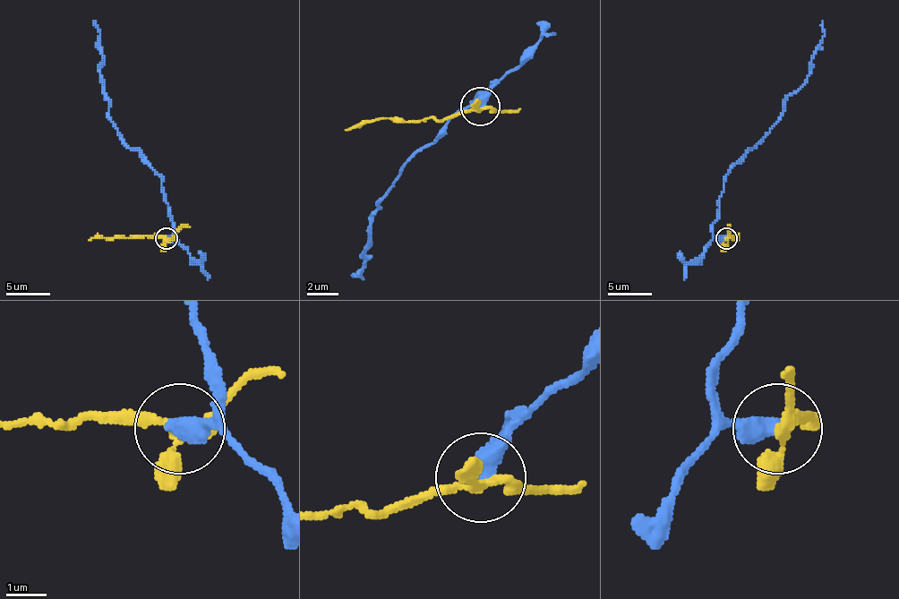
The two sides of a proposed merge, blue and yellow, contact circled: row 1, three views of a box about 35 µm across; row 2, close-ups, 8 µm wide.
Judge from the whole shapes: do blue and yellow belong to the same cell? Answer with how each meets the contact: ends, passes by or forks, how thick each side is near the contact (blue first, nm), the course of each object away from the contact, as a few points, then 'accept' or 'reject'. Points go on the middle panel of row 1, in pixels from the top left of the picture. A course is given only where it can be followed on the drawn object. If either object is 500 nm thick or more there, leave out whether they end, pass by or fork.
500/240 nm | blue via (479, 106), (494, 82), (406, 164), (378, 199), (371, 245), (363, 252), (366, 257), (363, 280), (351, 276) | yellow via (479, 109), (459, 109), (440, 121), (378, 117), (343, 129) | reject

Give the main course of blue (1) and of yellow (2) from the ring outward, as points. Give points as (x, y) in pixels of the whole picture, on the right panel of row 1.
1: (725, 238), (713, 234), (723, 176), (778, 119), (783, 102), (805, 82), (811, 55), (825, 34), (822, 21)
2: (728, 238), (734, 235), (732, 238), (739, 240)

